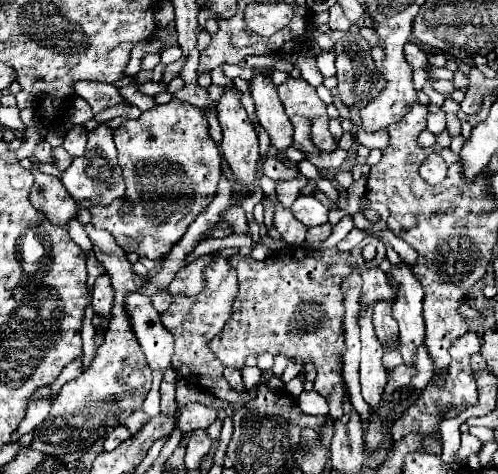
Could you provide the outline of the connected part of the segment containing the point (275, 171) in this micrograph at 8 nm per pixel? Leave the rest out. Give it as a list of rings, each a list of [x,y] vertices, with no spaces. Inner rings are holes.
[[[267,156],[263,168],[265,168],[263,174],[269,176],[271,180],[275,180],[275,182],[293,180],[293,178],[299,176],[299,168],[289,168],[289,166],[285,166],[281,160],[277,160],[275,156]]]

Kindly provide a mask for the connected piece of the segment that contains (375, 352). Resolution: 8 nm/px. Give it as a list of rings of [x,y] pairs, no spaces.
[[[367,312],[365,318],[359,320],[361,326],[361,364],[359,364],[359,376],[361,376],[361,392],[365,402],[369,402],[369,406],[379,406],[381,402],[381,392],[383,386],[387,382],[387,372],[381,366],[381,344],[375,336],[373,324],[371,324],[371,314]]]

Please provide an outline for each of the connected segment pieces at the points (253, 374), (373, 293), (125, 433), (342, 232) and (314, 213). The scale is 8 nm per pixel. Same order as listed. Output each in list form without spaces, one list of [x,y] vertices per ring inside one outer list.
[[[243,368],[241,374],[243,374],[243,382],[245,382],[247,390],[253,390],[261,382],[261,376],[263,376],[263,372],[259,368]]]
[[[363,268],[361,270],[361,278],[363,278],[363,290],[361,290],[361,312],[371,310],[375,306],[375,302],[385,300],[389,304],[393,304],[395,298],[395,290],[389,284],[385,272],[381,268]]]
[[[117,426],[107,438],[105,438],[105,450],[107,452],[111,452],[111,450],[115,450],[121,442],[125,442],[125,440],[129,440],[129,438],[133,438],[133,434],[125,428],[125,426]]]
[[[348,214],[346,217],[349,222],[338,222],[333,226],[330,236],[321,244],[321,249],[335,247],[355,227],[353,216]]]
[[[299,196],[293,206],[291,206],[291,212],[293,216],[303,222],[307,228],[311,226],[321,226],[327,222],[327,214],[329,210],[319,202],[315,200],[313,196]]]

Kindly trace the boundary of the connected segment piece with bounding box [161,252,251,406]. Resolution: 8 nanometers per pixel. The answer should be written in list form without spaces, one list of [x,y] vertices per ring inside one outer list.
[[[211,254],[213,262],[203,270],[205,286],[197,296],[175,296],[173,304],[163,312],[161,320],[165,328],[175,338],[175,354],[173,354],[173,370],[185,378],[189,384],[215,394],[221,400],[227,400],[229,404],[243,406],[243,402],[249,402],[251,396],[239,394],[237,390],[231,390],[231,386],[223,378],[223,364],[221,360],[209,350],[209,340],[217,336],[225,322],[231,318],[231,306],[237,298],[237,272],[229,266],[229,256],[225,254]]]

